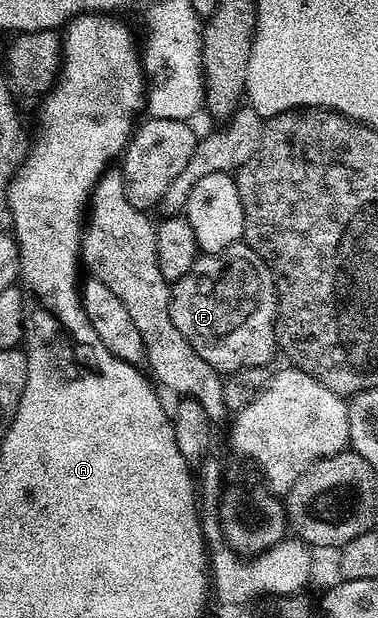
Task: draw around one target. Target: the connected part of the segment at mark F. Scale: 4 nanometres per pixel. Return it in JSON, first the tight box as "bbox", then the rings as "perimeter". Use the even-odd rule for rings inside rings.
{"bbox":[170,241,278,373],"perimeter":[[[245,241],[233,243],[228,249],[224,249],[220,253],[199,254],[198,259],[192,265],[192,269],[188,269],[188,273],[177,279],[171,286],[170,312],[172,313],[172,325],[176,325],[176,329],[180,329],[180,333],[184,333],[188,345],[192,345],[192,349],[196,349],[196,353],[200,353],[200,357],[204,357],[204,361],[208,361],[208,365],[212,365],[219,373],[229,373],[249,367],[264,367],[271,362],[269,359],[273,357],[274,351],[276,355],[276,348],[278,347],[278,332],[276,330],[278,326],[278,294],[274,288],[272,273],[268,269],[268,265]]]}

